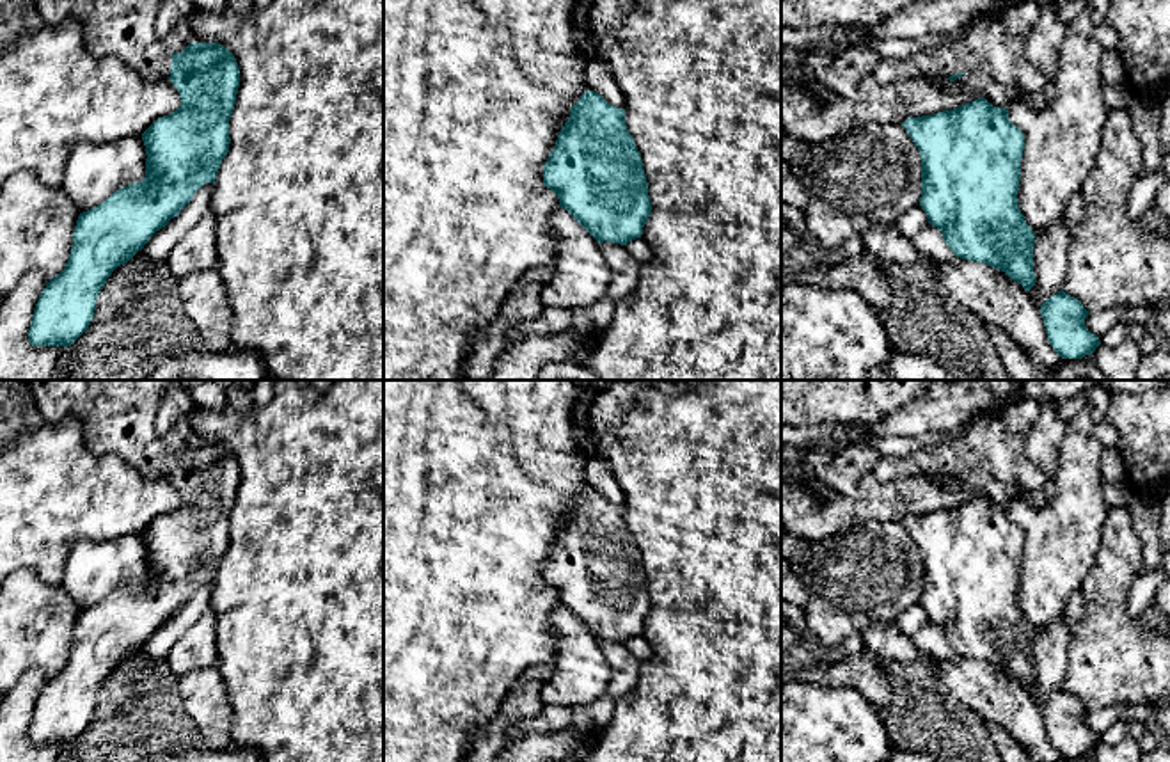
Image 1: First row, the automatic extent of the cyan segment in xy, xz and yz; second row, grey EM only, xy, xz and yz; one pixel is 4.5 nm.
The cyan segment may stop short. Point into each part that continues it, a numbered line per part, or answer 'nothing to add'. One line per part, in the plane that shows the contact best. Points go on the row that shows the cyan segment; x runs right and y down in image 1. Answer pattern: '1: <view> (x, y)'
1: xy (125, 29)

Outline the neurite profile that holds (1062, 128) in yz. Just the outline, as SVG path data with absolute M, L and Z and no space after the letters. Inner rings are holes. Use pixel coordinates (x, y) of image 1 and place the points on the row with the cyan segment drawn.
M1085 7L1071 23L1060 46L1056 73L1049 91L1030 94L1008 108L1008 119L1024 133L1017 204L1030 229L1039 236L1063 215L1071 197L1081 190L1095 167L1103 128L1110 115L1101 83L1104 48L1092 36L1092 9Z

